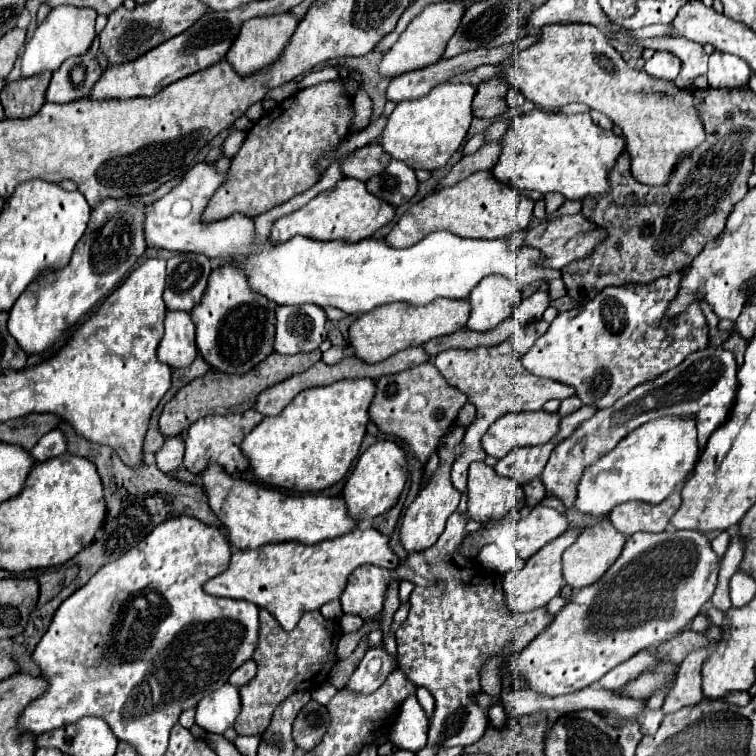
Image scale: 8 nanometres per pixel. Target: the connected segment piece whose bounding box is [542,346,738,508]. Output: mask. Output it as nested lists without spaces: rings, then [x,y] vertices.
[[[704,348],[700,352],[692,352],[684,362],[680,362],[664,376],[654,378],[652,382],[644,382],[636,386],[632,392],[616,400],[612,408],[598,410],[590,420],[582,422],[572,436],[558,442],[544,472],[542,480],[546,486],[546,494],[556,494],[566,508],[572,508],[576,496],[576,484],[590,464],[594,464],[602,454],[616,448],[616,444],[628,436],[638,426],[646,424],[652,418],[664,416],[694,416],[698,426],[698,444],[700,450],[706,446],[710,434],[728,420],[728,412],[736,402],[736,372],[738,364],[734,354],[726,348]]]

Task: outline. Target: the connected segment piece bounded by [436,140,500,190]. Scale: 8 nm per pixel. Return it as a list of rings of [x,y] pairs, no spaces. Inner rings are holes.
[[[500,140],[484,144],[478,152],[474,152],[470,156],[464,156],[460,162],[456,162],[452,166],[452,170],[438,182],[436,190],[438,188],[446,188],[446,186],[454,186],[456,182],[464,180],[466,176],[470,176],[474,172],[492,170],[494,164],[496,164],[496,160],[498,160],[498,156],[500,156]]]

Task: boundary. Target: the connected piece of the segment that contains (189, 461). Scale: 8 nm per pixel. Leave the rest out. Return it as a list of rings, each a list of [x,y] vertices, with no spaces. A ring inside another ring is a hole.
[[[250,408],[246,412],[240,412],[240,414],[226,414],[226,416],[218,416],[218,414],[212,414],[212,416],[206,416],[206,418],[200,418],[198,422],[194,422],[184,440],[186,440],[186,454],[184,454],[184,466],[192,472],[192,474],[200,474],[208,462],[216,462],[220,464],[228,474],[236,474],[236,472],[242,472],[246,470],[248,466],[248,458],[244,456],[240,444],[244,440],[244,436],[256,426],[260,424],[264,416]]]

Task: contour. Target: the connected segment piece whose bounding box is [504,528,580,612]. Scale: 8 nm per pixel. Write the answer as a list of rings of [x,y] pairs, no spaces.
[[[568,528],[558,540],[552,540],[544,548],[540,548],[534,556],[526,560],[526,566],[514,572],[504,574],[504,592],[506,592],[506,606],[512,612],[530,612],[536,608],[546,606],[554,596],[558,596],[564,580],[562,580],[562,552],[576,540],[580,532],[576,528]]]

